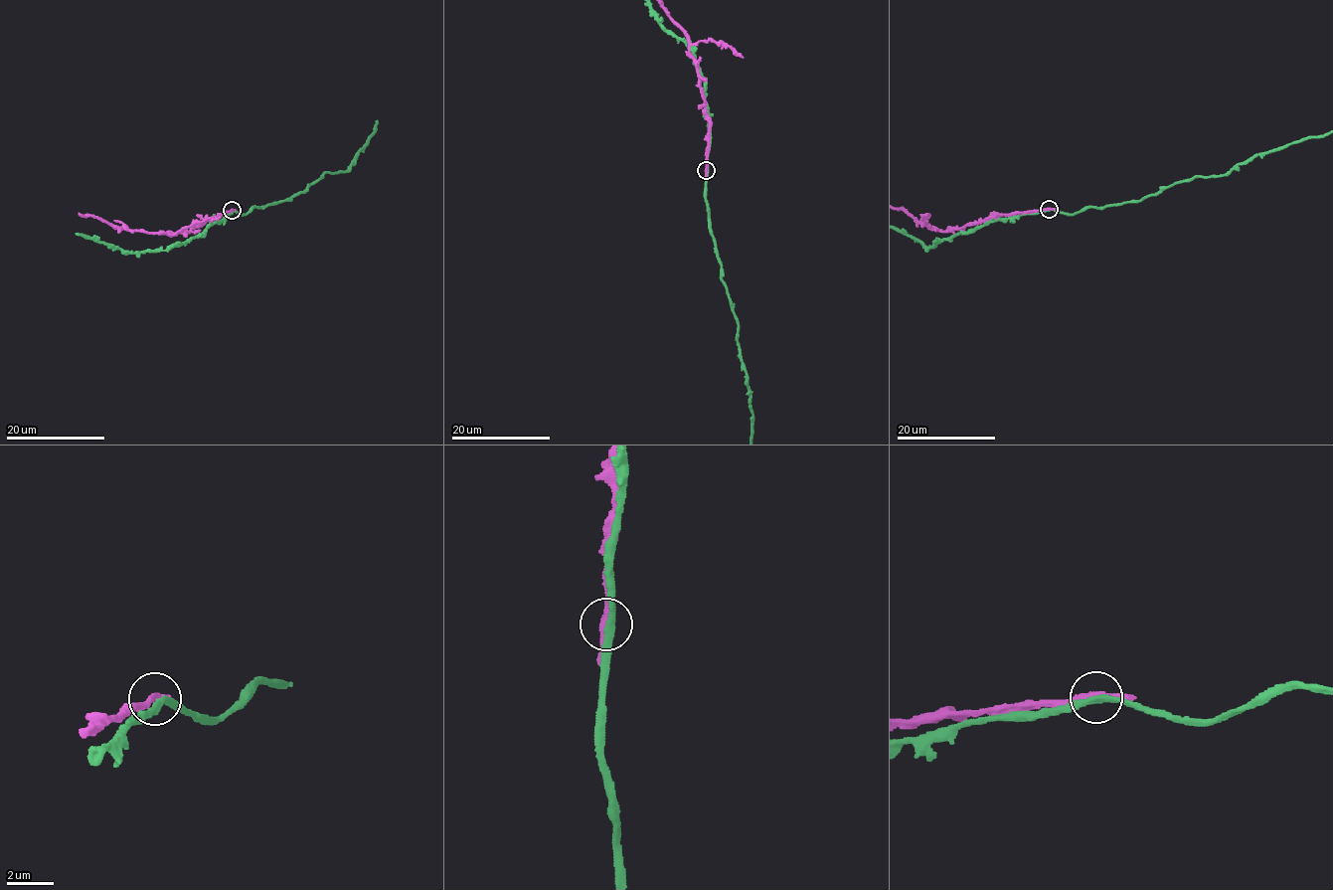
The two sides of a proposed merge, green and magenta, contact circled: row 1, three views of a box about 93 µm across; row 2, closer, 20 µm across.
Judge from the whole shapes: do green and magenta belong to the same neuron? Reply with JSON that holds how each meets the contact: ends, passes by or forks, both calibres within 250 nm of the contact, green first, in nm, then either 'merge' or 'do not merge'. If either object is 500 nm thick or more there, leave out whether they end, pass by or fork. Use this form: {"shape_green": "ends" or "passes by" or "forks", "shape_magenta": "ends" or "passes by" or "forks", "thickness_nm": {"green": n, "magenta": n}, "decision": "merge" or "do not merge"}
{"shape_green": "passes by", "shape_magenta": "passes by", "thickness_nm": {"green": 280, "magenta": 240}, "decision": "do not merge"}

